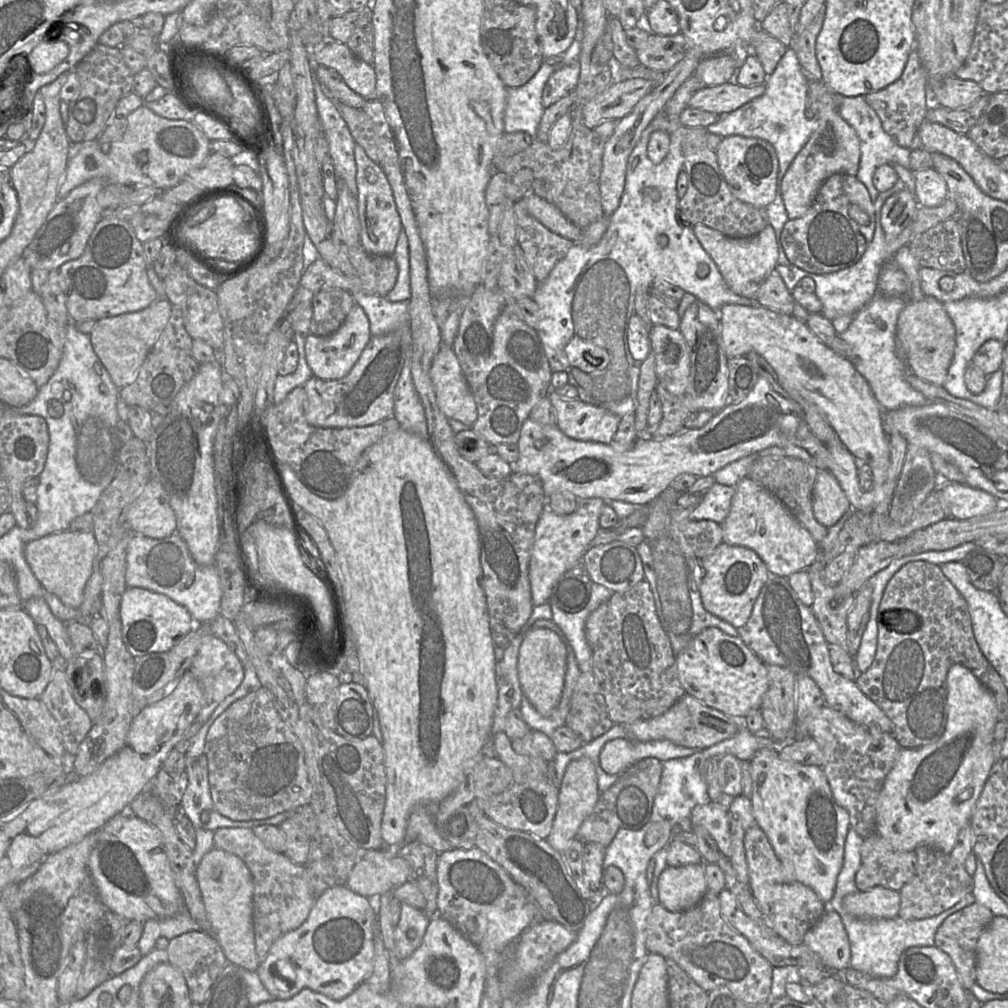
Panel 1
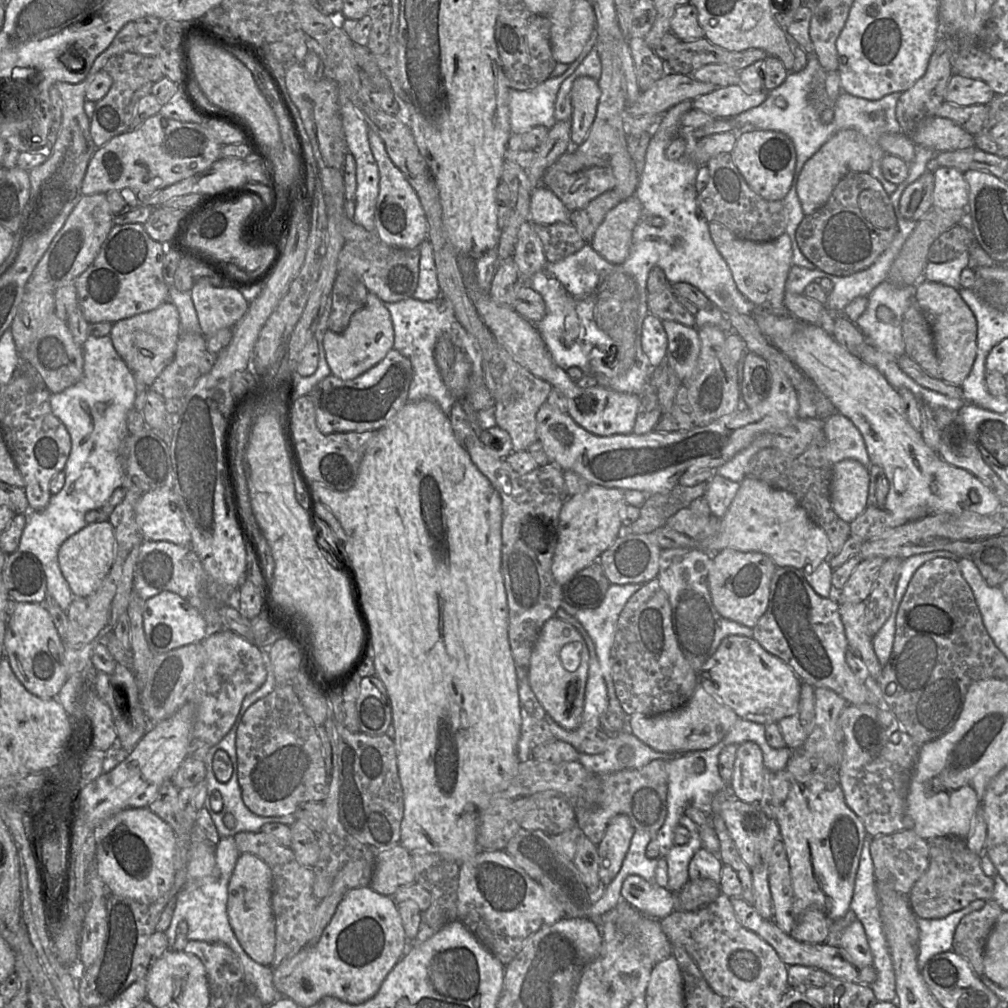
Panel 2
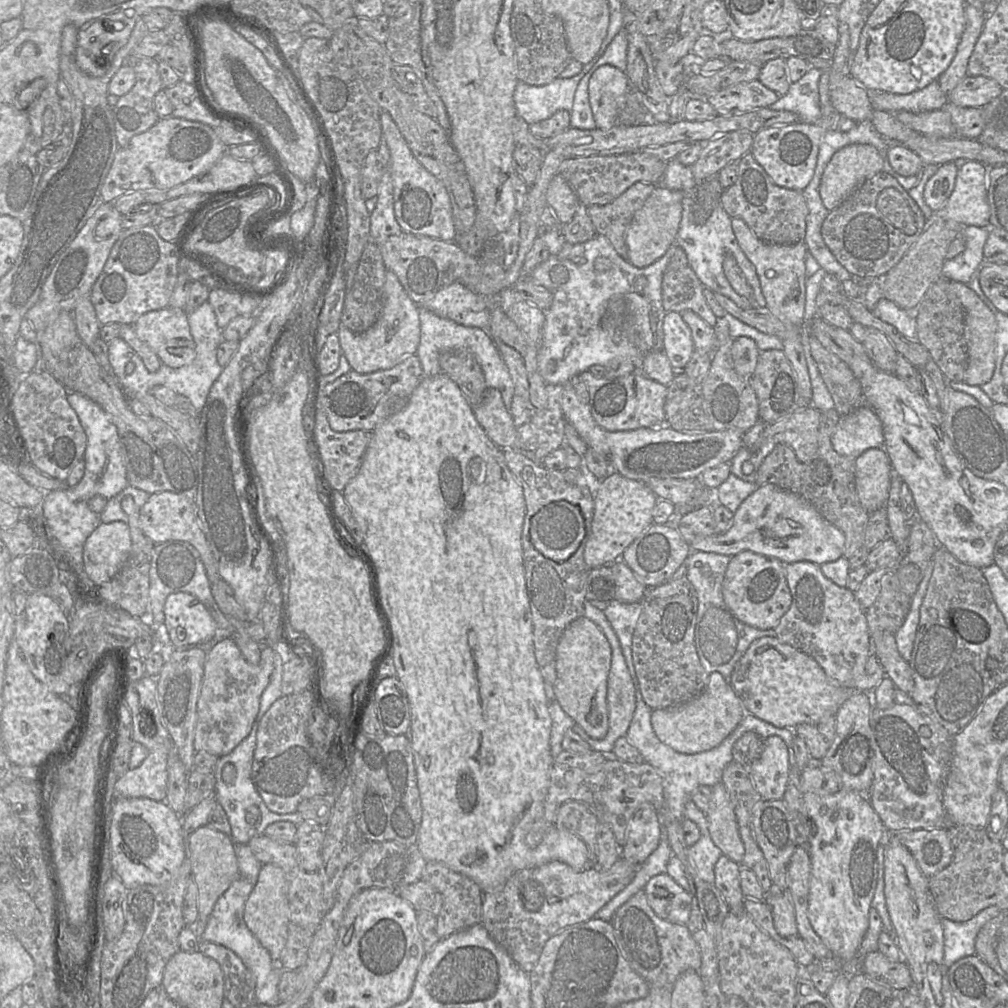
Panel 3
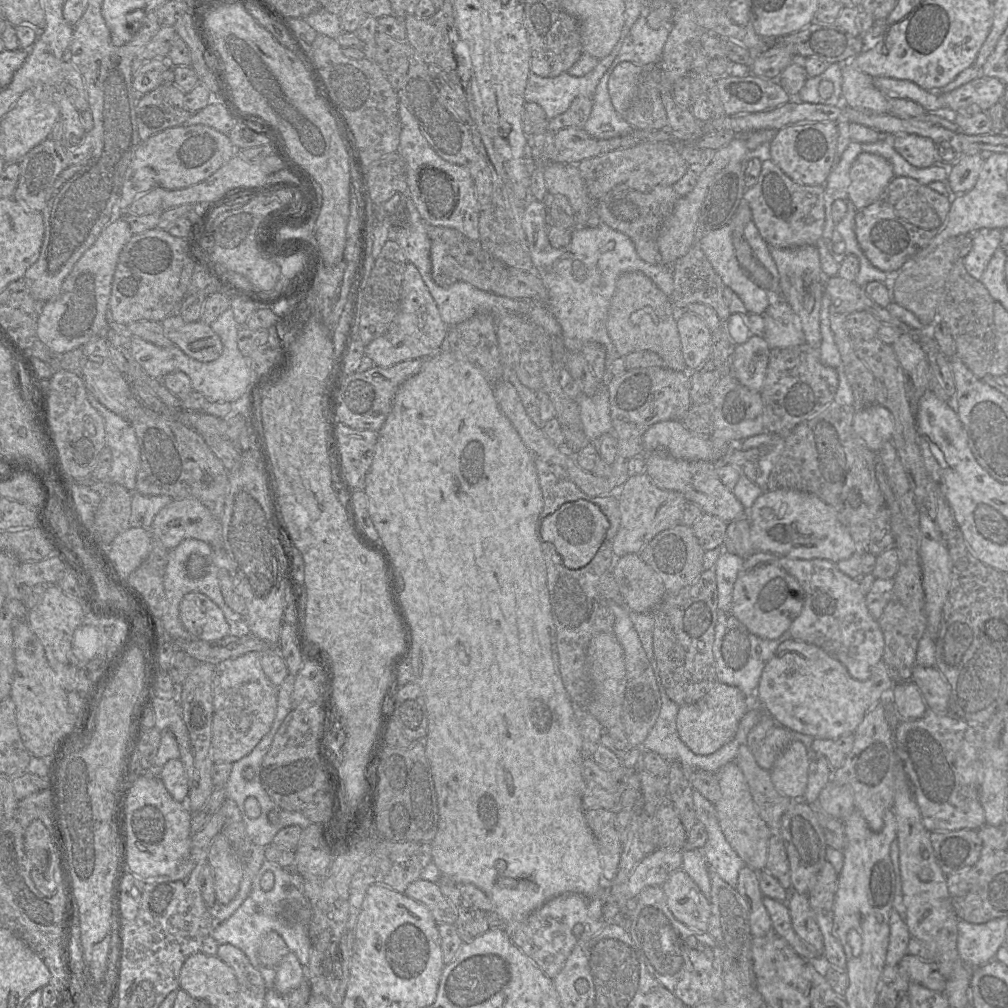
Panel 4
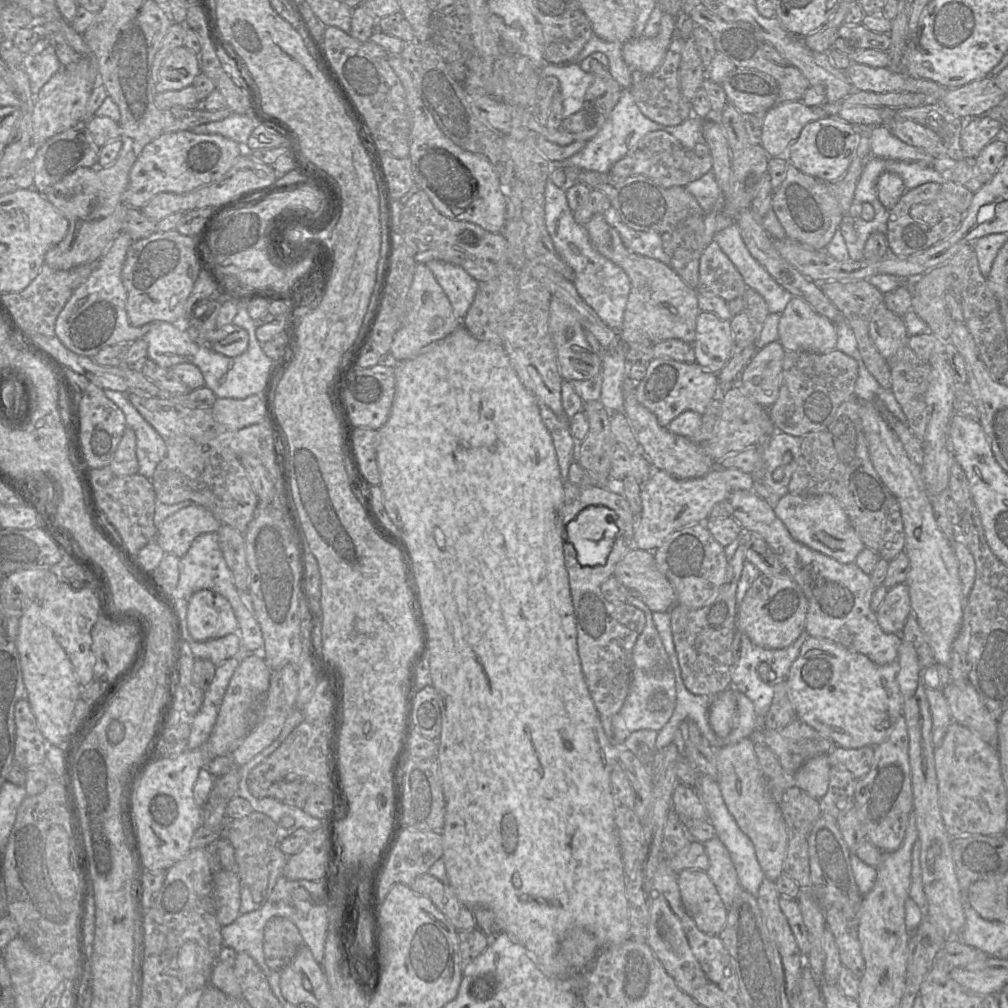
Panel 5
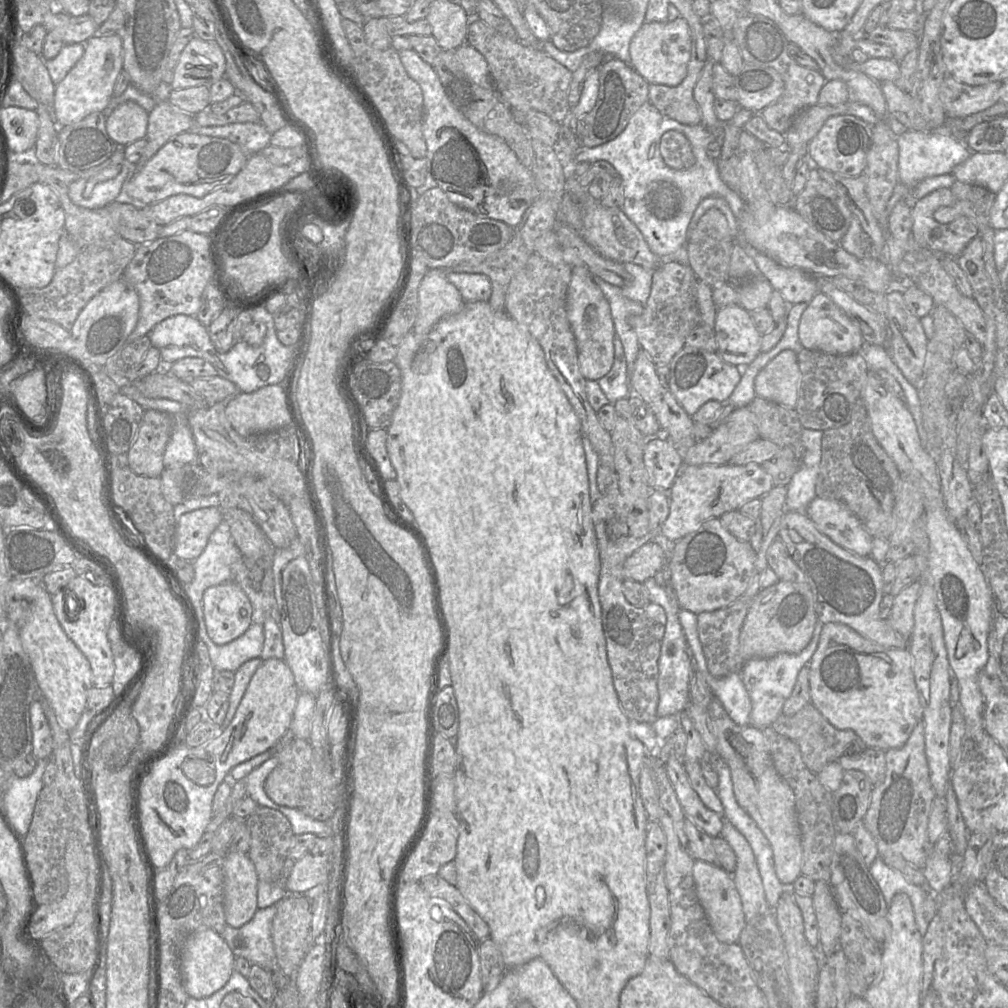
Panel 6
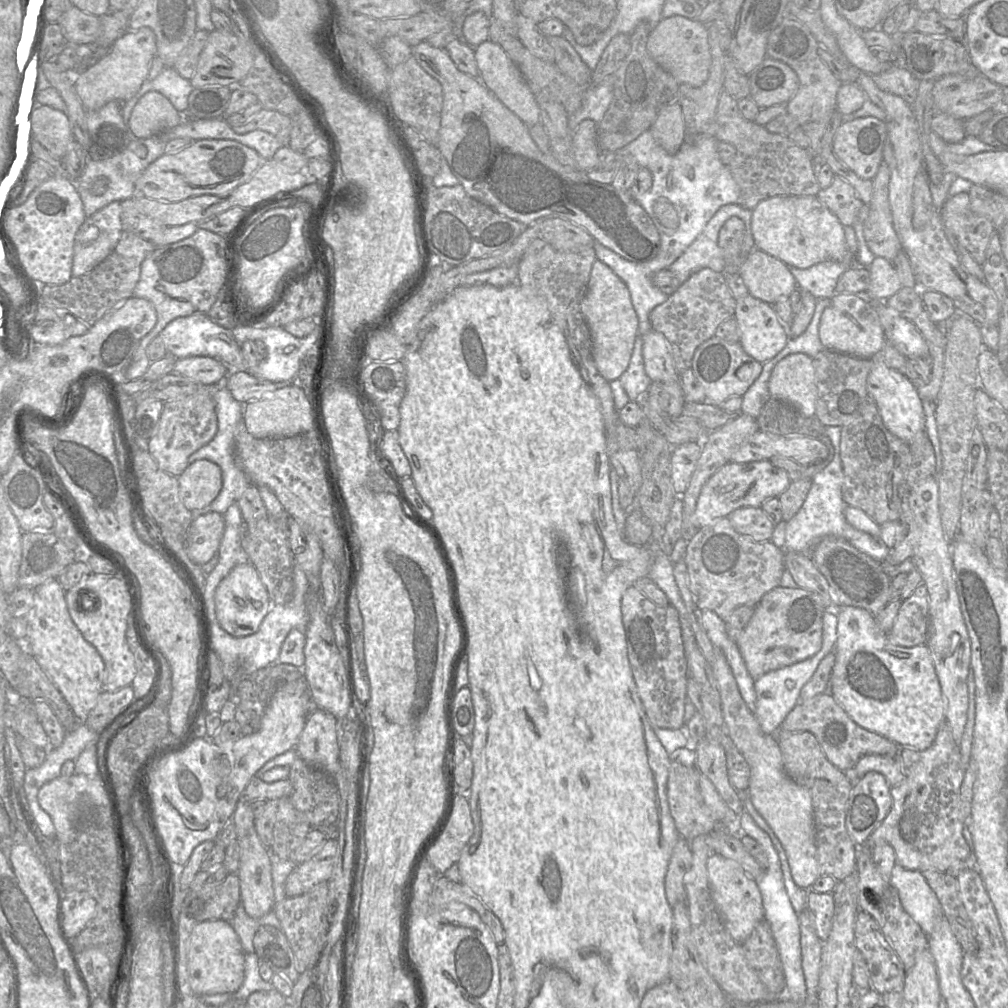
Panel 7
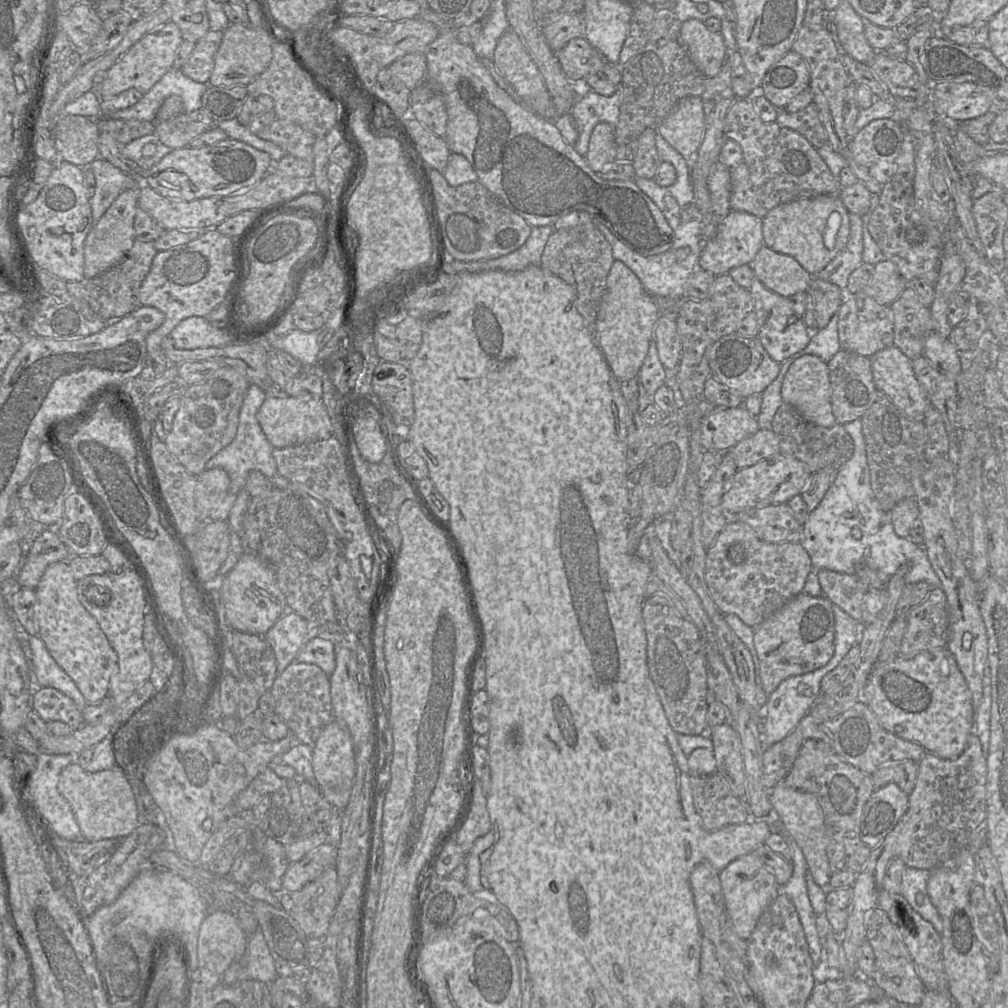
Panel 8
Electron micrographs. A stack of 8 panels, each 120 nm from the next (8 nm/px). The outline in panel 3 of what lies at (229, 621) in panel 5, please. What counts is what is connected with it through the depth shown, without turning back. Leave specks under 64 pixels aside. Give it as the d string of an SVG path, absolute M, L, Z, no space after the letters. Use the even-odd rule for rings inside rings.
M187 592L170 594L164 613L164 625L176 649L208 646L219 631L207 607Z

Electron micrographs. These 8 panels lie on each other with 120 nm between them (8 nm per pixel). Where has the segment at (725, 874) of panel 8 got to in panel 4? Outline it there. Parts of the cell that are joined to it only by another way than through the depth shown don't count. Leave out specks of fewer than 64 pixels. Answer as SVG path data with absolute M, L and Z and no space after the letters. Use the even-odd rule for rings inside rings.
M683 870L673 872L661 885L674 917L700 932L707 932L711 905L699 886Z

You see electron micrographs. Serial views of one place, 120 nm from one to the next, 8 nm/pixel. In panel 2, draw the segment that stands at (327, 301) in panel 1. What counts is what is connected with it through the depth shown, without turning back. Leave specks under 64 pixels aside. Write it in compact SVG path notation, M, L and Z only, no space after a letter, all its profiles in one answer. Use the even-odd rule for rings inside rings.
M337 272L326 328L333 332L343 332L354 313L365 305L368 293L364 283L354 274Z

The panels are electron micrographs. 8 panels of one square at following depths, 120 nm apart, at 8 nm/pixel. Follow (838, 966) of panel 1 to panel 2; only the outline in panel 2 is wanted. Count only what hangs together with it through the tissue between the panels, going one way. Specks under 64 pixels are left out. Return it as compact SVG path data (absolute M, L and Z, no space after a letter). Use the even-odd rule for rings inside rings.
M858 920L851 922L841 933L829 933L827 944L843 949L856 965L872 964L873 956L867 936Z

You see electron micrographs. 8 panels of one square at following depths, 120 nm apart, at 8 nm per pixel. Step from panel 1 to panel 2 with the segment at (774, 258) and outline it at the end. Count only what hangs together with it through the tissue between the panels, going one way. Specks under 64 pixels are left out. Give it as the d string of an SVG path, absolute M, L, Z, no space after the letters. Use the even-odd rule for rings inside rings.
M709 223L711 239L727 263L739 292L759 307L784 309L786 282L792 265L792 239L787 234L771 242L753 242L738 238L720 223Z

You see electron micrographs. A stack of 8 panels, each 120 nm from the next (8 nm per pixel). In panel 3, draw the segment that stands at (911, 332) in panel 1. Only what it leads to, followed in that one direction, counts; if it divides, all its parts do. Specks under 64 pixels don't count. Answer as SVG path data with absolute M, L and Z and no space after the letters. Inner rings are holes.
M951 282L952 292L960 299L965 311L965 339L968 350L968 363L963 382L972 386L988 383L996 370L995 339L997 322L993 311L983 302L976 292L966 284Z

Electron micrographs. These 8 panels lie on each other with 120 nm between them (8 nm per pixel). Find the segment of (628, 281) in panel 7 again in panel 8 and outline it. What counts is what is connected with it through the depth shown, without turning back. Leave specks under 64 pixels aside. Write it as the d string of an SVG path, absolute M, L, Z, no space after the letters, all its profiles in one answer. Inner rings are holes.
M595 223L598 229L603 233L612 248L612 253L615 260L623 262L629 267L641 281L645 290L653 297L682 297L684 294L684 286L687 279L698 270L699 257L702 251L702 241L698 240L695 245L687 245L680 250L678 247L670 248L662 254L652 256L642 256L631 250L621 241L619 241L609 229L600 224ZM683 252L680 258L677 258L677 253Z

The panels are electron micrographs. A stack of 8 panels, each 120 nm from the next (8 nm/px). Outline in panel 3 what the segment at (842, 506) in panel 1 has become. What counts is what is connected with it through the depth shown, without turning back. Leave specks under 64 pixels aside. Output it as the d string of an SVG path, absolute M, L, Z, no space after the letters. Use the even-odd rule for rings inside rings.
M883 446L855 458L855 488L863 508L869 513L885 505L889 492L889 457Z

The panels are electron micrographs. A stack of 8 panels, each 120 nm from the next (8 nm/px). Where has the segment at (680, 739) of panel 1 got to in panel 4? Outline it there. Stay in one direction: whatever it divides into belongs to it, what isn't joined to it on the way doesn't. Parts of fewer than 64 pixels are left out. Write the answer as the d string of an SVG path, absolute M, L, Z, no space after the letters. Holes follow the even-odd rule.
M718 682L699 701L679 708L676 718L679 738L694 754L711 754L733 738L749 704L749 699L738 688Z

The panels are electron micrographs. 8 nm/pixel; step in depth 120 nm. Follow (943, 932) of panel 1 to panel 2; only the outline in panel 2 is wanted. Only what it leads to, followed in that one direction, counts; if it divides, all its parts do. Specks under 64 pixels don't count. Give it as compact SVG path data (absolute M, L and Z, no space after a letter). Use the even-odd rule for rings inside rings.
M985 901L982 909L964 916L955 929L952 951L967 960L977 976L985 976L985 943L999 916L1004 912L1006 911L996 902Z

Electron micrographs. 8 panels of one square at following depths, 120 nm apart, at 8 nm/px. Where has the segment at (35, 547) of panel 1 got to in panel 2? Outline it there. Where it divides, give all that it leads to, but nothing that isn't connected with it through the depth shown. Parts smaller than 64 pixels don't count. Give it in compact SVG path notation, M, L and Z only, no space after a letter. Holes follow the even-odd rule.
M109 521L87 524L60 546L58 565L75 598L91 595L109 573L115 556L115 536Z

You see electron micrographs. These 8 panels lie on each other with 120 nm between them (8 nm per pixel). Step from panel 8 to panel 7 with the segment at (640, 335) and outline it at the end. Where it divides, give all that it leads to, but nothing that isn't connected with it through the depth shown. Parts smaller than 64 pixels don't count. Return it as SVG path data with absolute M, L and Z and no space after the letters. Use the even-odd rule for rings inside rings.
M599 260L592 266L581 310L590 329L592 355L599 374L608 382L618 380L628 368L638 336L639 320L626 284Z

